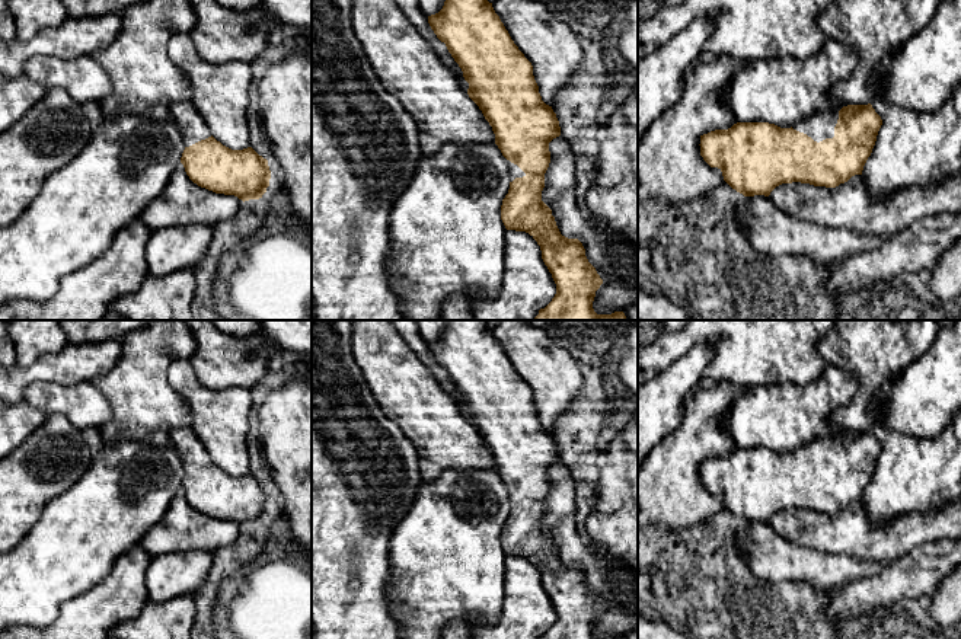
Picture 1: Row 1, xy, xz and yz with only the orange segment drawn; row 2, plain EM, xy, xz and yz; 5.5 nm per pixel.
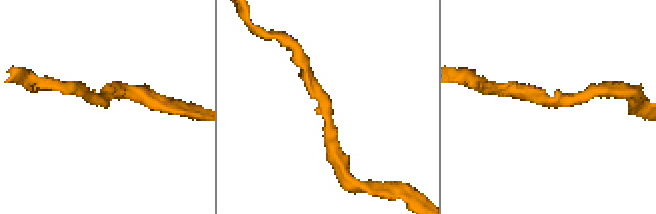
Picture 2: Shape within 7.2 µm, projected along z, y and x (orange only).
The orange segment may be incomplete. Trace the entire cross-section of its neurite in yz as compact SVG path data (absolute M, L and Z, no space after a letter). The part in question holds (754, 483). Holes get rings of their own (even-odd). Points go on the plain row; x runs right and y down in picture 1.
M871 429L818 437L791 454L769 448L737 448L728 456L700 461L700 482L722 498L724 507L744 523L764 521L782 509L810 509L836 514L862 501L872 479L881 442Z

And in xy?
M191 426L172 429L169 440L185 472L181 489L194 509L215 520L234 521L243 528L262 524L271 505L266 485L259 482L252 473L232 476L217 467Z

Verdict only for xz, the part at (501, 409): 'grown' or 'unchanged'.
grown

